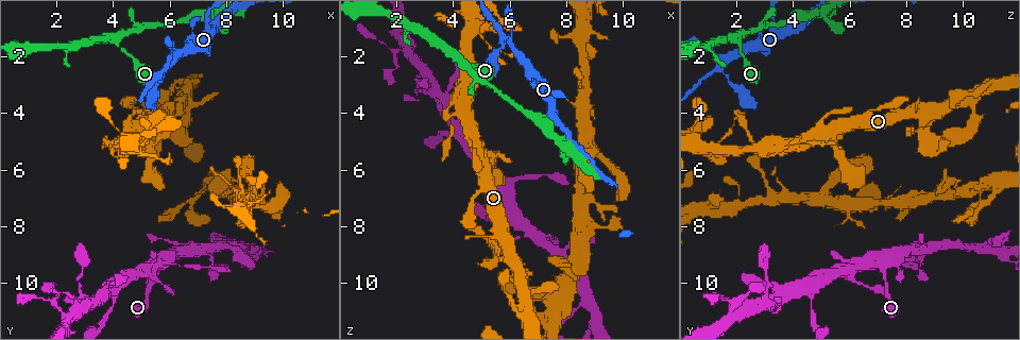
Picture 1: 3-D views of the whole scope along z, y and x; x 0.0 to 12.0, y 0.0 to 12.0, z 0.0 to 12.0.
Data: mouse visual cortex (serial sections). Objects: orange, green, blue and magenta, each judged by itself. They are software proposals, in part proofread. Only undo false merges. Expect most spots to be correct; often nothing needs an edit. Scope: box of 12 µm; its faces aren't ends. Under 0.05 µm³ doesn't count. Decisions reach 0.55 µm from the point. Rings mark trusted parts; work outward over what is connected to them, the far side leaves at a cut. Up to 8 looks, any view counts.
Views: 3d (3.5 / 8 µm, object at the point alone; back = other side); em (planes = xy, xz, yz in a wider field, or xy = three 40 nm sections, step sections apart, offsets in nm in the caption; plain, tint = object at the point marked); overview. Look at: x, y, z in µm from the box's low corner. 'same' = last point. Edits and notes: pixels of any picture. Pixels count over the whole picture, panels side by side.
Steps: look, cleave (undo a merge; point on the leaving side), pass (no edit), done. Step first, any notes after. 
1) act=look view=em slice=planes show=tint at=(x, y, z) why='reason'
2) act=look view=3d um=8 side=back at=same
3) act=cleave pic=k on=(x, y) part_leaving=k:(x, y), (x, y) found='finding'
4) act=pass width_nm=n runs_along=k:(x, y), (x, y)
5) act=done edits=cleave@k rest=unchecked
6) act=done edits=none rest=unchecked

act=look view=3d um=8 at=(4.6, 5.2, 0.9) why='sharp bend'

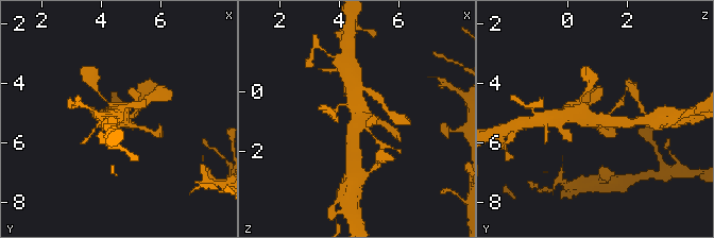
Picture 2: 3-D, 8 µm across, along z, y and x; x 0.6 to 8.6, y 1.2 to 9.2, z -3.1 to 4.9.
act=look view=3d um=3.5 at=(4.6, 5.2, 1.0)

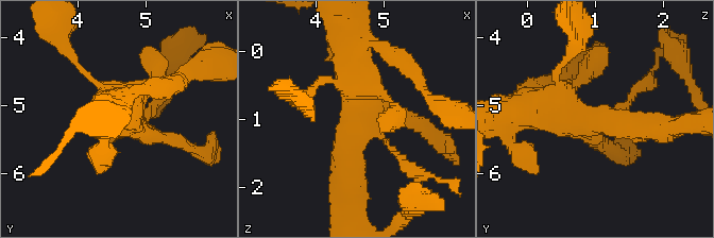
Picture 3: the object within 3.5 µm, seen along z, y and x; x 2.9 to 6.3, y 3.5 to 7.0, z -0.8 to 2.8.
act=pass runs_along=3:(664, 125), (568, 116), (558, 83) found='one cell here'

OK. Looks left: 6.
act=look view=3d um=3.5 at=(4.2, 1.4, 2.1)

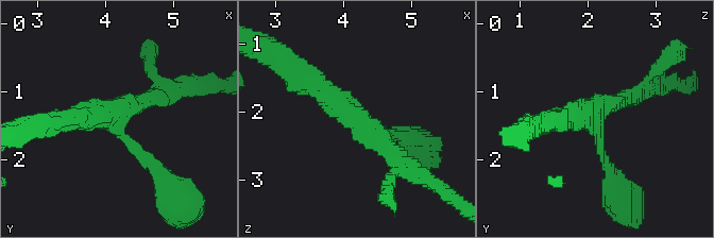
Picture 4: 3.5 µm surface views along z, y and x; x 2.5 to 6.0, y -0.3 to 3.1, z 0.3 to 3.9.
act=pass arms=3 runs_along=4:(611, 172), (595, 113), (638, 94) found='one cell here'

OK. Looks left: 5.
act=look view=3d um=3.5 at=(5.8, 2.4, 1.3) why='sharp bend'

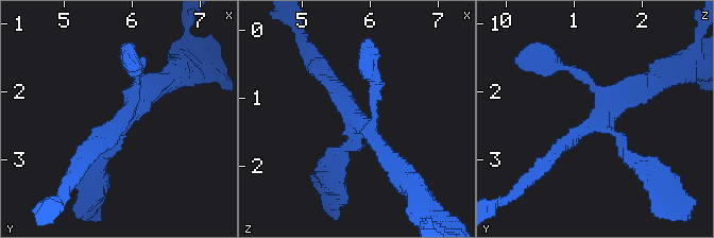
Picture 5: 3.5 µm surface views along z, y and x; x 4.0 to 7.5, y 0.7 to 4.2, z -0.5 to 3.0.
act=look view=em slice=xy step=1 show=plain at=(5.85, 2.40, 1.35) arms=4 arm_widths_nm=150,200,200,300

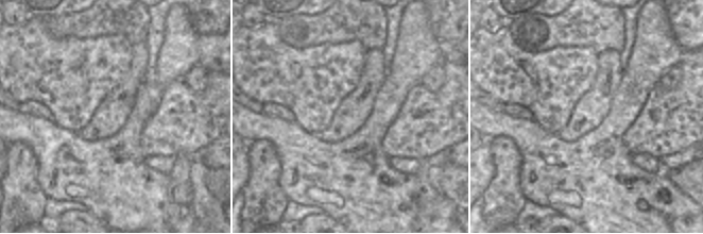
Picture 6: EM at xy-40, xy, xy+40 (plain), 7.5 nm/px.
act=look view=em slice=xy step=1 show=tint at=same

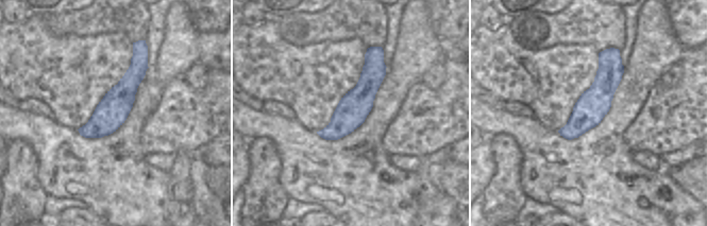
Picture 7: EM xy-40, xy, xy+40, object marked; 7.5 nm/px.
act=pass found='one cell here'

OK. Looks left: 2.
act=look view=3d um=8 side=back at=(4.0, 10.9, 4.7) why='narrows sharply'

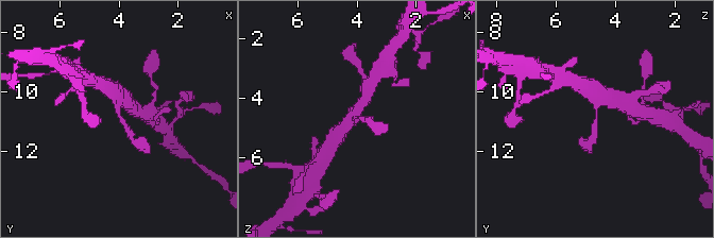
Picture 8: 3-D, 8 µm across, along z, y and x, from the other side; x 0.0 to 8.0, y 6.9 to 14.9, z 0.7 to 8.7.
act=look view=3d um=3.5 at=(3.9, 10.9, 4.7) why='closer look'

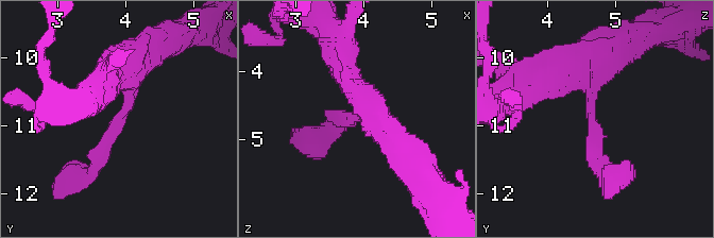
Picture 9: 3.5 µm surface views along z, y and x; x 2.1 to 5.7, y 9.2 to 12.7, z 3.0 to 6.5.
act=pass found='continuous, no second cell'

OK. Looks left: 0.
act=done edits=none rest=unchecked

